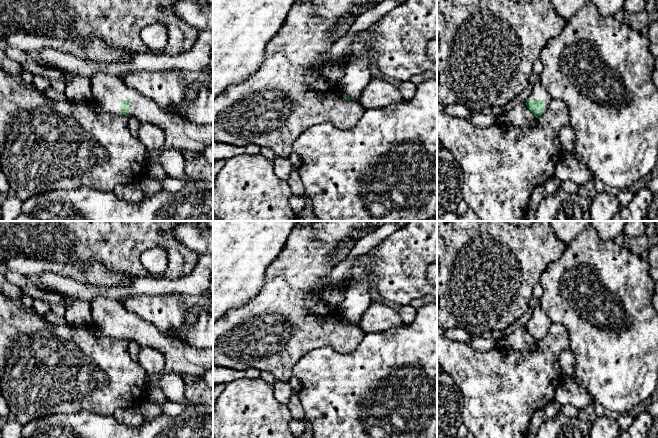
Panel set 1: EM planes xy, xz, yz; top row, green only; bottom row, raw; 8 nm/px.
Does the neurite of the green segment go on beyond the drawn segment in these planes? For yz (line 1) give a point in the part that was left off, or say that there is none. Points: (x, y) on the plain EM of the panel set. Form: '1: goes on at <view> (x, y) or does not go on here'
1: goes on at yz (538, 316)

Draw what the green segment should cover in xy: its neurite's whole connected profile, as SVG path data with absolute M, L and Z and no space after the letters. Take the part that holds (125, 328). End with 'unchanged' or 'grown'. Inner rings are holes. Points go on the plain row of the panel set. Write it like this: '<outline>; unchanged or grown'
M97 295L95 297L92 297L89 300L89 303L90 303L91 316L95 323L96 328L98 328L105 335L110 336L112 338L117 338L117 339L121 338L126 340L130 339L136 342L141 347L151 347L160 351L164 355L166 360L166 364L165 364L166 372L174 372L178 374L186 373L187 375L191 375L194 377L203 377L206 372L213 370L213 349L194 348L187 345L180 339L174 339L165 336L156 326L152 325L149 322L144 321L135 313L126 310L122 306L122 304L116 299L112 299L103 295Z; grown

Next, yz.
M537 305L532 313L532 316L525 328L527 332L538 342L540 341L548 332L551 321L543 309Z; grown

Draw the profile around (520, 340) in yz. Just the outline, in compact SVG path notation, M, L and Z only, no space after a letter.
M519 328L497 342L497 348L501 350L514 350L518 352L530 352L537 348L538 342L527 332L526 328Z

